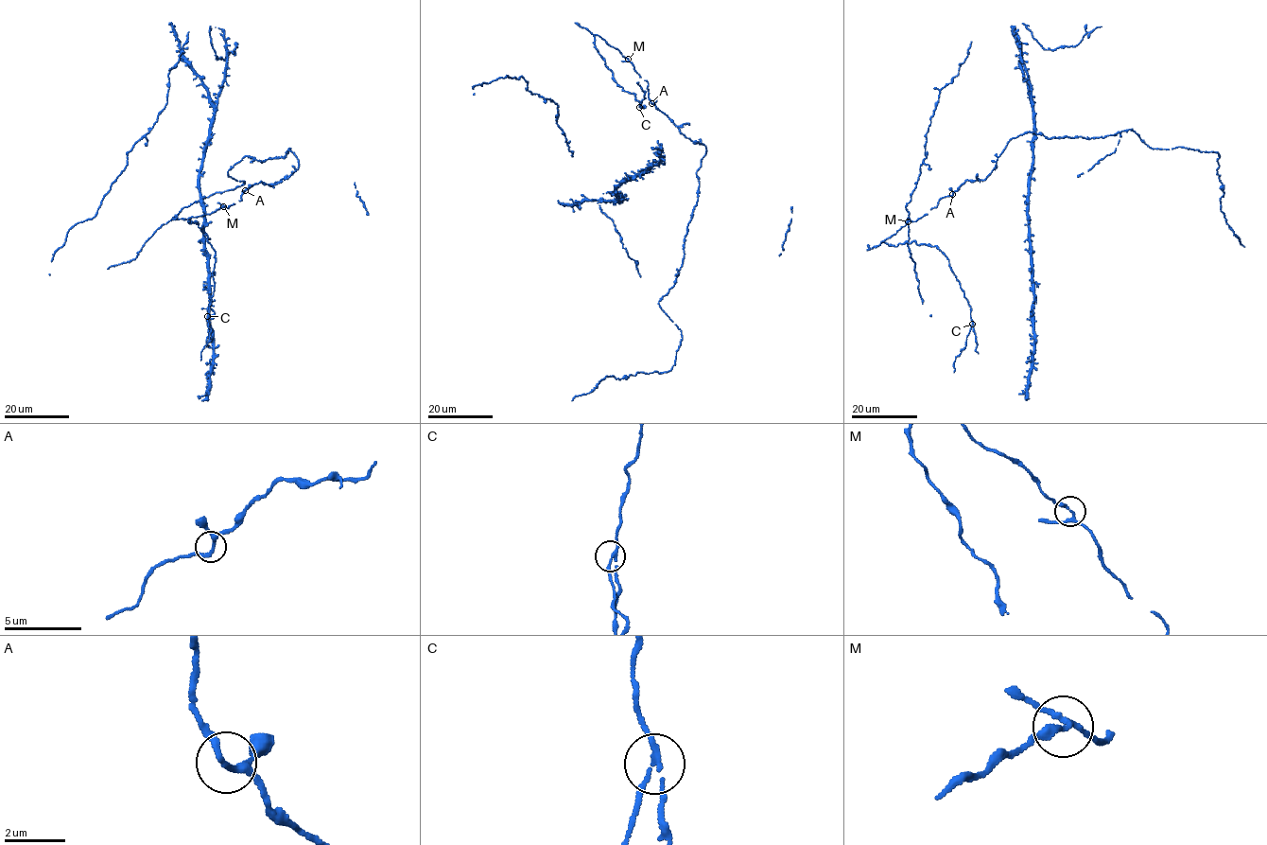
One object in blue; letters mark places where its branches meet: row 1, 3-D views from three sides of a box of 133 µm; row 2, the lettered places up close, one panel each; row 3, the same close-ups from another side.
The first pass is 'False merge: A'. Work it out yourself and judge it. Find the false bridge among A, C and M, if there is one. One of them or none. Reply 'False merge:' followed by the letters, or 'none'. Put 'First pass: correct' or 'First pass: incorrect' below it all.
False merge: none
First pass: incorrect

